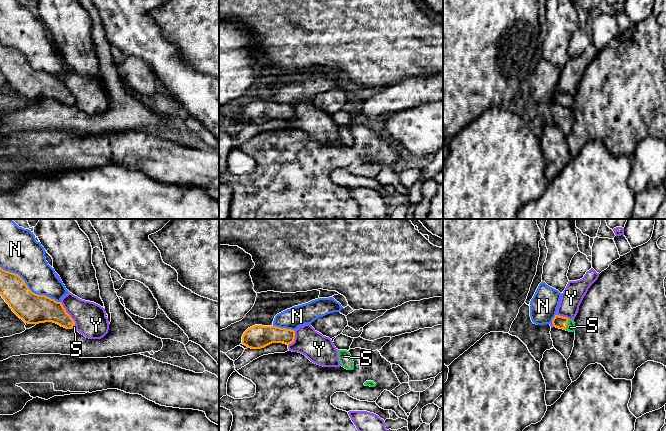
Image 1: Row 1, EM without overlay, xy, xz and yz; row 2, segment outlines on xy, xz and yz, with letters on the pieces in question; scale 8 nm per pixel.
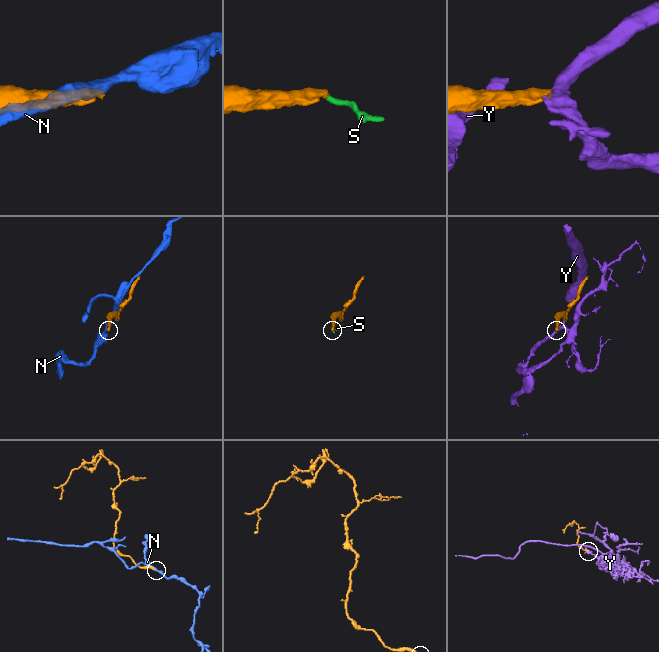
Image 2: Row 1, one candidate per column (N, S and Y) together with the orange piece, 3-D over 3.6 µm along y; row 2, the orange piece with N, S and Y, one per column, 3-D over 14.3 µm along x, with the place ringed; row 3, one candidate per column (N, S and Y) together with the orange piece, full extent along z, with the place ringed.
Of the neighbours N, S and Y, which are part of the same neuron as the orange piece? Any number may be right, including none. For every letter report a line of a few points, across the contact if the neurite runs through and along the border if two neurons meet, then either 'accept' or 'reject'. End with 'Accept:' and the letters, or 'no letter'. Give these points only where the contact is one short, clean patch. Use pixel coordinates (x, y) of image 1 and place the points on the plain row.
N: reject
S: line yz (560, 98), (566, 100), (570, 103); accept
Y: line xy (60, 77), (75, 100); reject
Accept: S

